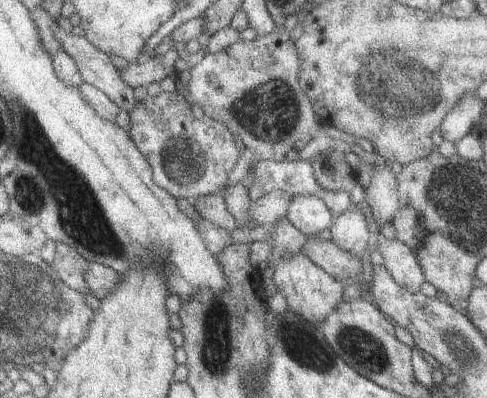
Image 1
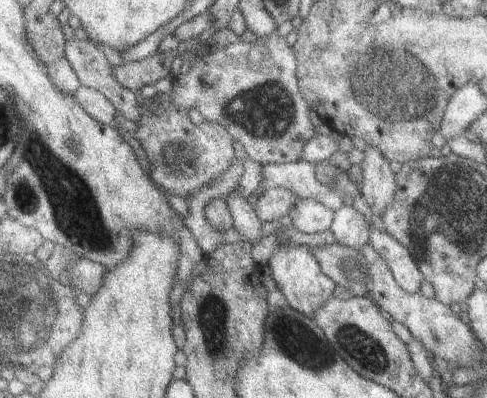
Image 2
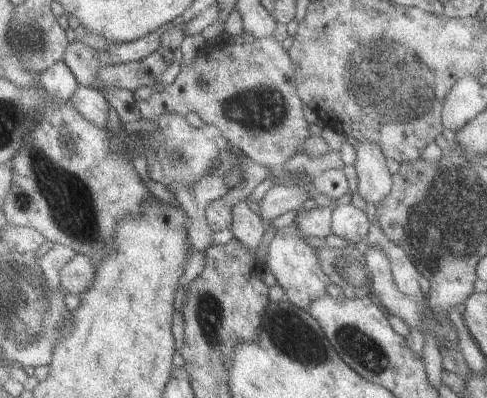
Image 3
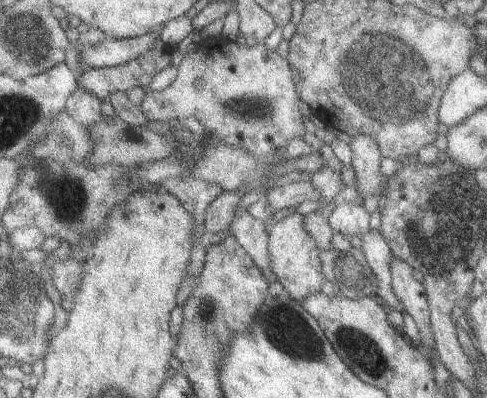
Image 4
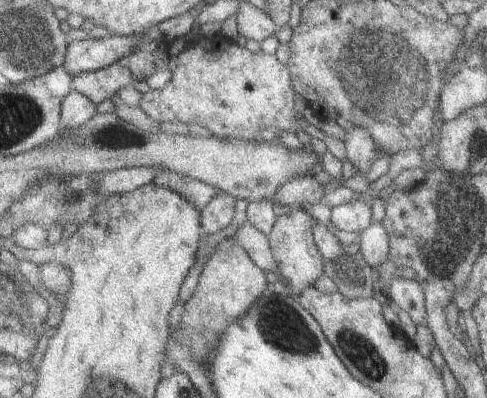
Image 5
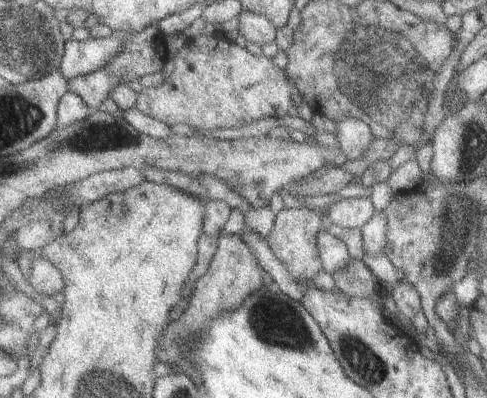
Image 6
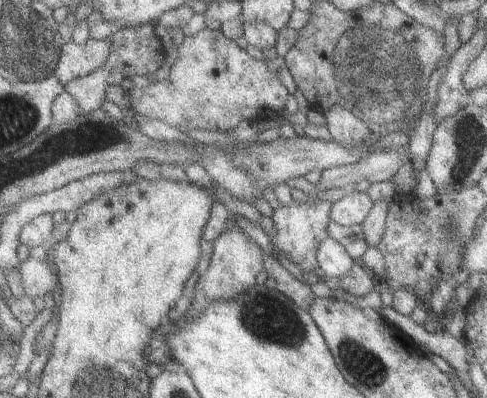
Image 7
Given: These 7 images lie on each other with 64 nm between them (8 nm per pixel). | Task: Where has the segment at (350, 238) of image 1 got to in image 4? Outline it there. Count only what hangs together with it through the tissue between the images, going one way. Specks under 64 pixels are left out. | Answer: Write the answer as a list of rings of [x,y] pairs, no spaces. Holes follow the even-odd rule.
[[[353,202],[335,206],[329,218],[331,218],[331,228],[335,230],[335,234],[345,234],[345,236],[355,234],[357,238],[361,238],[371,232],[373,214],[369,214],[363,206],[355,206]]]

